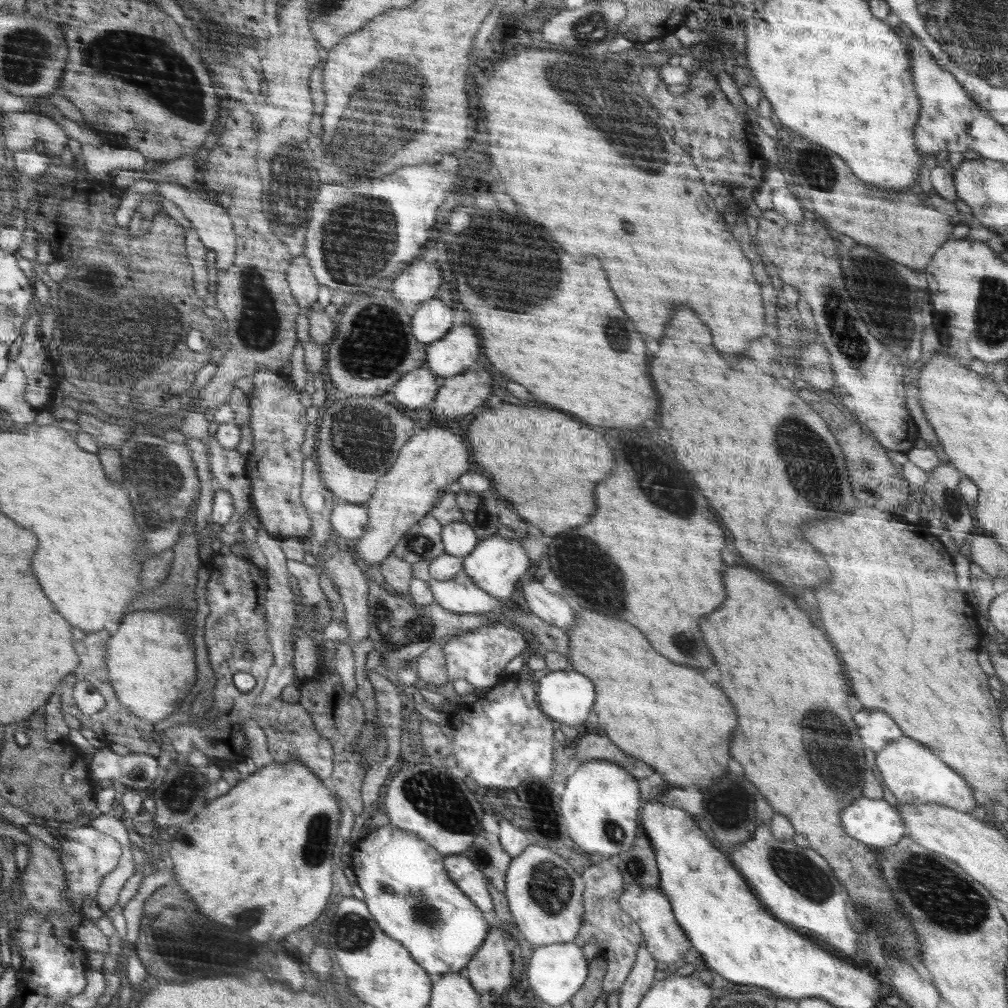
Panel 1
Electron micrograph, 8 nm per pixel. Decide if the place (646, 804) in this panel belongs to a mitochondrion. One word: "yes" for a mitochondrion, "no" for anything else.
no

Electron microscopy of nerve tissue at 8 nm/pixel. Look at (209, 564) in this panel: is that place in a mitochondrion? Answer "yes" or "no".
no

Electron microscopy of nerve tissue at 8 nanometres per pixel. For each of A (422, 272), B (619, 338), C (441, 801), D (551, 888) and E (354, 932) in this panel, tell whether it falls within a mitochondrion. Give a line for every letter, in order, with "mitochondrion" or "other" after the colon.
A: other
B: mitochondrion
C: mitochondrion
D: mitochondrion
E: mitochondrion

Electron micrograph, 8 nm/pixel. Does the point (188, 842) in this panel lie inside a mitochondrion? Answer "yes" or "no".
yes

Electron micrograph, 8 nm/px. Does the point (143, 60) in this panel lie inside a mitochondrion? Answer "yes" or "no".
yes

